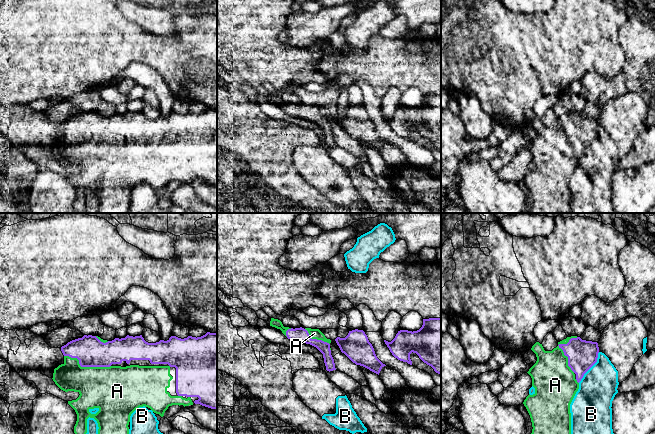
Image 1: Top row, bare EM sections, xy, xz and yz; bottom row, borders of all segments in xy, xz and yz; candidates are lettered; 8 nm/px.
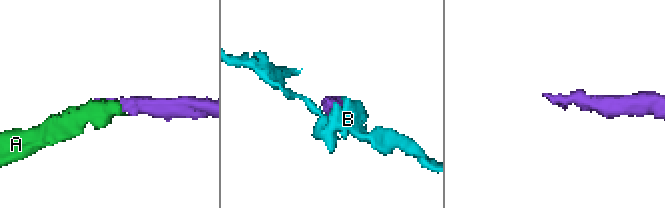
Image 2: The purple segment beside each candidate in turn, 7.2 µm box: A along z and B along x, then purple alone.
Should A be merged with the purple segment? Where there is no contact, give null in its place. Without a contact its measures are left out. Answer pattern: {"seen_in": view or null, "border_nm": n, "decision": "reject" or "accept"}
{"seen_in": "xy", "border_nm": 380, "decision": "accept"}

